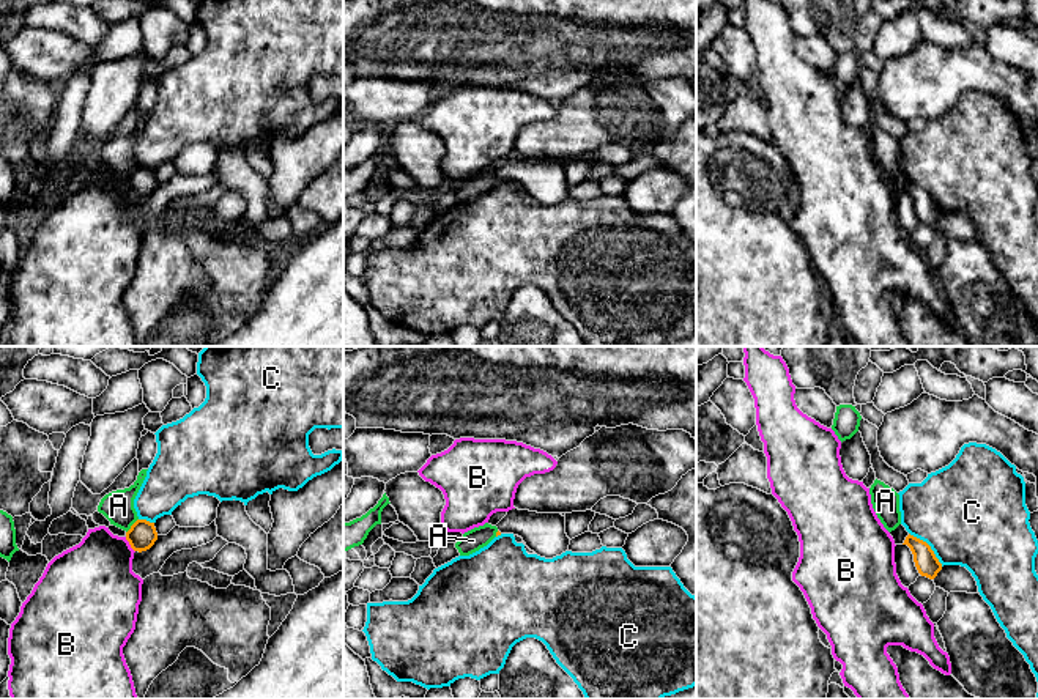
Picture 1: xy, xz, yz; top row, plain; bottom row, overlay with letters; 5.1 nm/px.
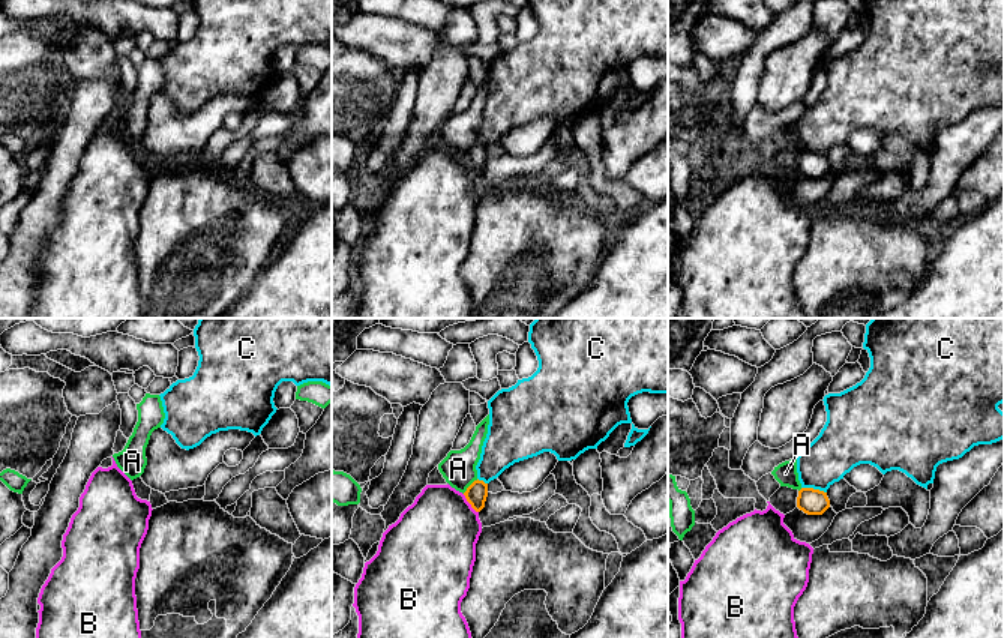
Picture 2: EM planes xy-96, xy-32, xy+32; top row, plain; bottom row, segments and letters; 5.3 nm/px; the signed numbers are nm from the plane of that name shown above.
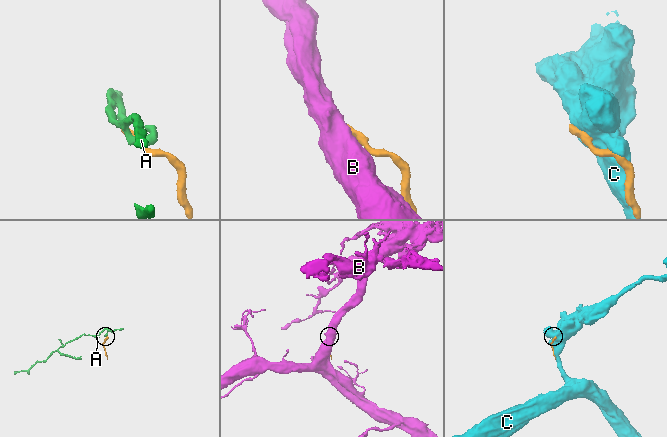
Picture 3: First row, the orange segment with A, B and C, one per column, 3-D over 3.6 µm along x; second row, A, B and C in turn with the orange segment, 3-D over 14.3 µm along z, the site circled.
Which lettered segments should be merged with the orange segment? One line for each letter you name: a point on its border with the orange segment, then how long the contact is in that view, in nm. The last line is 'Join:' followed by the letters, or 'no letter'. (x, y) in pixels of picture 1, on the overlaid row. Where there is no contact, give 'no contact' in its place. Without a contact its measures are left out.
Join: no letter

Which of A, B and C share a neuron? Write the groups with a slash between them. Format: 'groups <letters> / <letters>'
groups A / B / C

